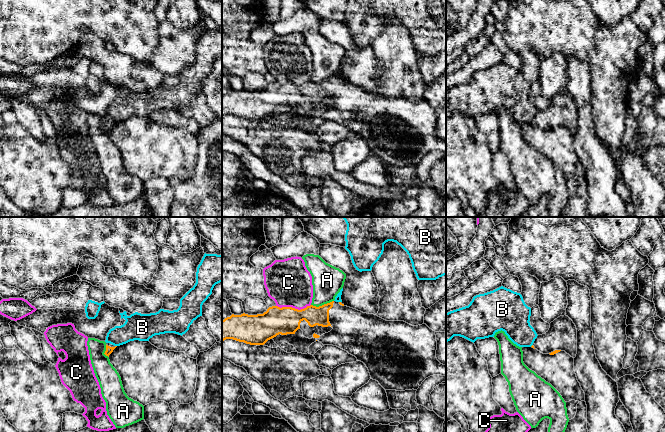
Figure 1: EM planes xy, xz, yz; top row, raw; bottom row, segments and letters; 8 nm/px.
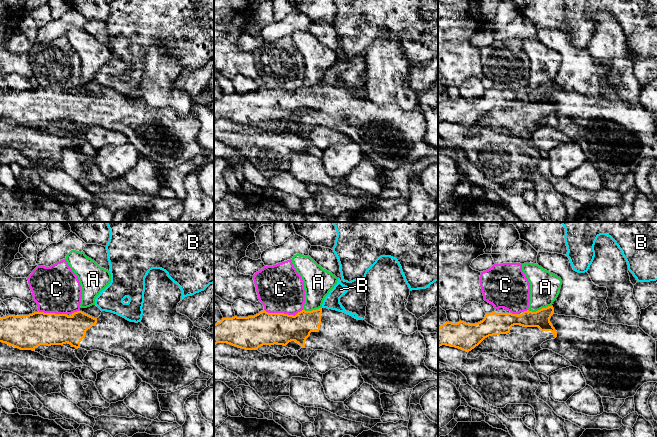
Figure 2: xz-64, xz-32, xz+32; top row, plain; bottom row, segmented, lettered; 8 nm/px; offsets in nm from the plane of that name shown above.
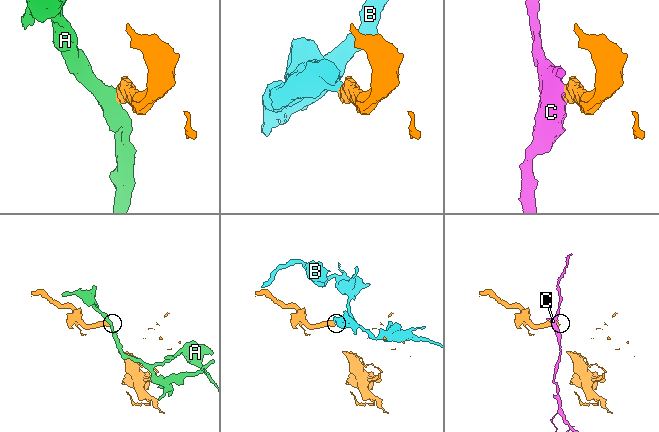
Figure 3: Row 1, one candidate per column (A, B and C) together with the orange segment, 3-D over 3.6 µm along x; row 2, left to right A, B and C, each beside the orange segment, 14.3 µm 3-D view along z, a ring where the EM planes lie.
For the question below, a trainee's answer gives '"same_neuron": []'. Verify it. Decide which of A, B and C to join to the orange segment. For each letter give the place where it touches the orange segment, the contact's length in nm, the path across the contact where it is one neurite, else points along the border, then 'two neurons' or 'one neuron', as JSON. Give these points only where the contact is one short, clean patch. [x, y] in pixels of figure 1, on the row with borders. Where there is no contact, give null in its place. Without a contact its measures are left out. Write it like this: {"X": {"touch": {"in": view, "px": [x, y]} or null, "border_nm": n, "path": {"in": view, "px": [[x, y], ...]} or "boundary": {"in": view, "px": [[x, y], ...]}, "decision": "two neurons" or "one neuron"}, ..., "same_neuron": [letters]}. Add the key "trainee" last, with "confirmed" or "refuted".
{"A": {"touch": {"in": "xz", "px": [322, 305]}, "border_nm": 190, "boundary": {"in": "xz", "px": [[333, 300], [318, 306], [311, 305]]}, "decision": "two neurons"}, "B": {"touch": null, "decision": "two neurons"}, "C": {"touch": {"in": "xz", "px": [293, 308]}, "border_nm": 280, "boundary": {"in": "xz", "px": [[310, 304], [300, 309], [276, 306]]}, "decision": "two neurons"}, "same_neuron": [], "trainee": "confirmed"}

